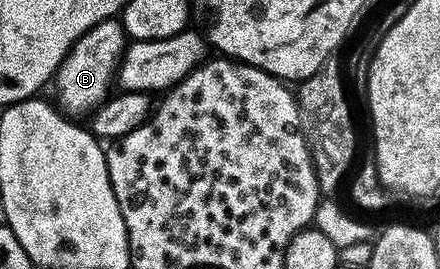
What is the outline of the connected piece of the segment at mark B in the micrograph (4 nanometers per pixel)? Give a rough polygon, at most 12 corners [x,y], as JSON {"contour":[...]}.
{"contour":[[101,21],[71,45],[56,74],[67,114],[111,96],[128,38]]}

